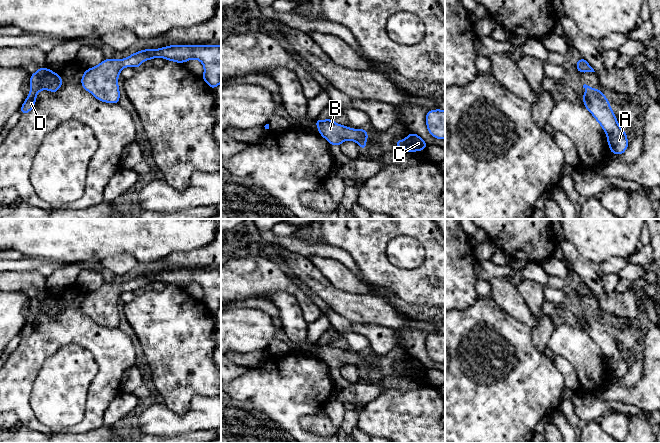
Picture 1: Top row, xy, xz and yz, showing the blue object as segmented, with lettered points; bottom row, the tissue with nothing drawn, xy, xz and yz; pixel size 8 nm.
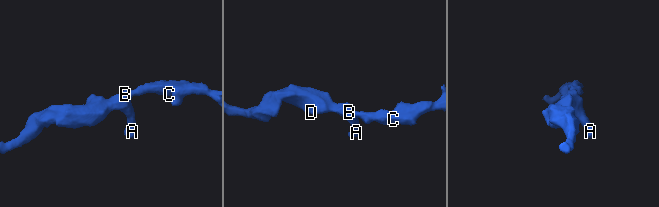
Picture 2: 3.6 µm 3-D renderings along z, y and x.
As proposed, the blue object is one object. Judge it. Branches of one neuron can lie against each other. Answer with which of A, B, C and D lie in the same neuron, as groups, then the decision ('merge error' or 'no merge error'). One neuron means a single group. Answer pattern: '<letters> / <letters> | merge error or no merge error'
A B C D | no merge error

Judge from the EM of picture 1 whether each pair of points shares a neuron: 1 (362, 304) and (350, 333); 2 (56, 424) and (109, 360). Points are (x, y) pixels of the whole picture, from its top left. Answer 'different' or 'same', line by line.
1: different
2: different

